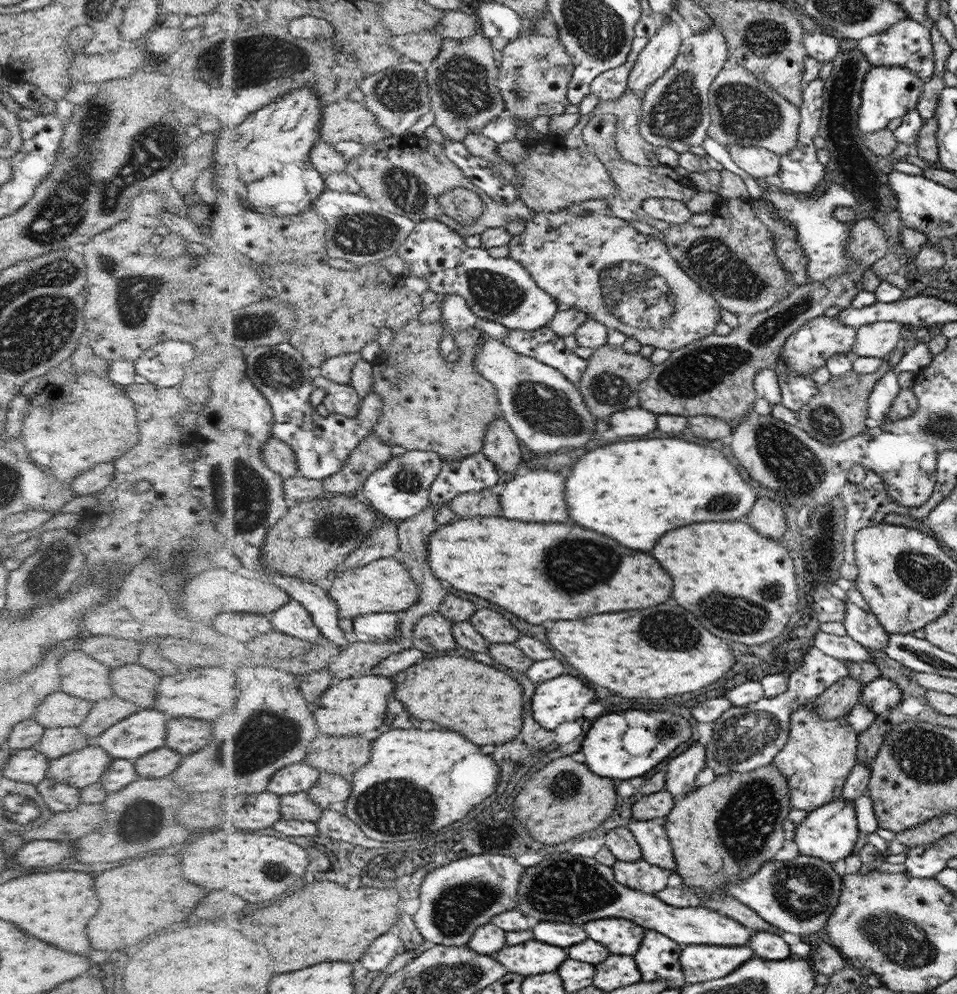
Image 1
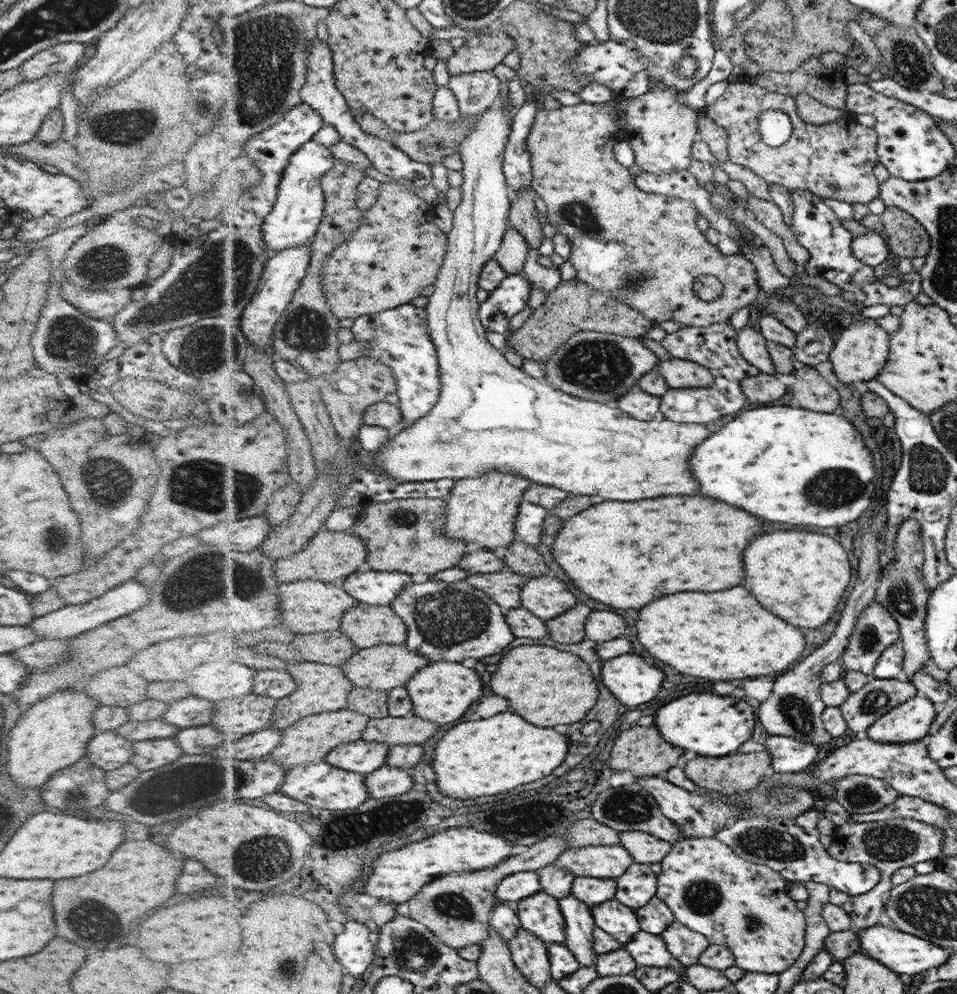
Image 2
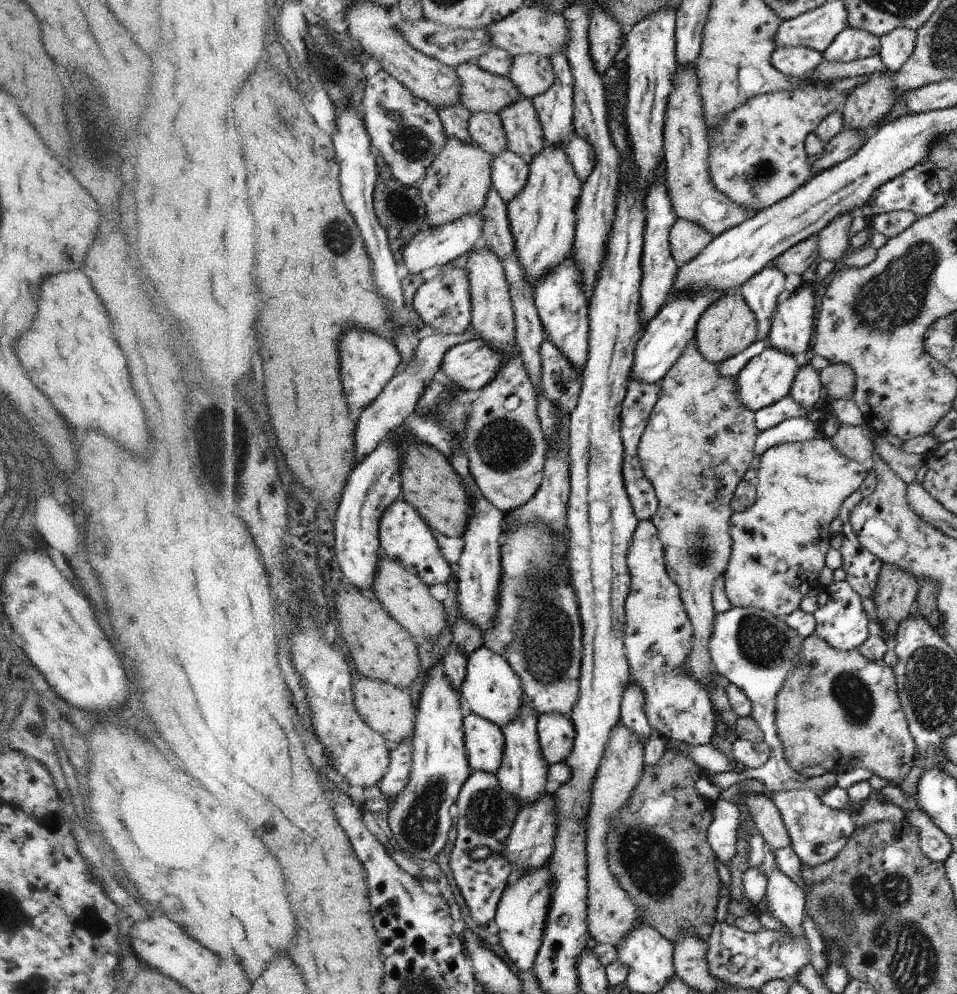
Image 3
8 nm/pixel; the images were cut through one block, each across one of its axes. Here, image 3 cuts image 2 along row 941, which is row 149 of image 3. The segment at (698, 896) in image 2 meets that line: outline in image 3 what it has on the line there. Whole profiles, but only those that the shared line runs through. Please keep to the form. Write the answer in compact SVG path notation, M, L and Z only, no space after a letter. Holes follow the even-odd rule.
M808 86L808 88L792 92L766 93L746 100L740 108L732 110L724 118L724 124L707 130L707 140L710 142L711 152L711 155L708 156L708 164L711 165L710 174L716 188L726 194L732 202L758 211L762 211L776 202L781 202L784 198L789 198L816 175L813 166L810 166L810 162L808 162L810 157L806 154L807 136L815 132L828 114L842 110L846 100L848 100L847 91L843 93L824 86Z

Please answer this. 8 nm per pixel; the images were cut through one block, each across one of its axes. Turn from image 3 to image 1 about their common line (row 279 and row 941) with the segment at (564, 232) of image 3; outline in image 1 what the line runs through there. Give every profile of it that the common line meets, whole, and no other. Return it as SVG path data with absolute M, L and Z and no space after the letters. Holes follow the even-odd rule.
M530 939L514 946L506 945L492 954L508 972L533 977L542 973L554 973L568 958L567 949L538 939Z

